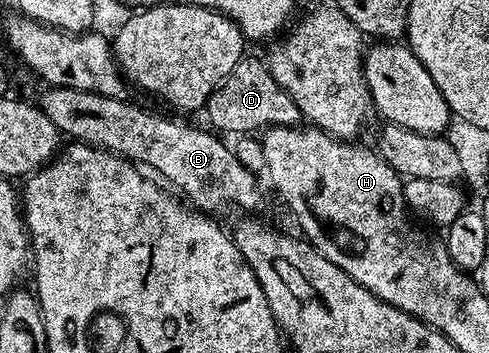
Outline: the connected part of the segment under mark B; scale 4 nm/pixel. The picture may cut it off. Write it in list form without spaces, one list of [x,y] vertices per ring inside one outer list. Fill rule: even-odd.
[[[53,86],[45,90],[40,107],[63,137],[70,136],[66,138],[91,144],[93,148],[106,148],[147,169],[155,168],[157,175],[163,181],[166,179],[167,185],[175,184],[199,213],[218,214],[214,212],[221,208],[243,208],[246,211],[243,213],[250,214],[261,202],[257,178],[238,161],[237,154],[224,141],[217,140],[222,138],[213,131],[157,116],[138,104],[125,104],[127,101],[117,96]]]

